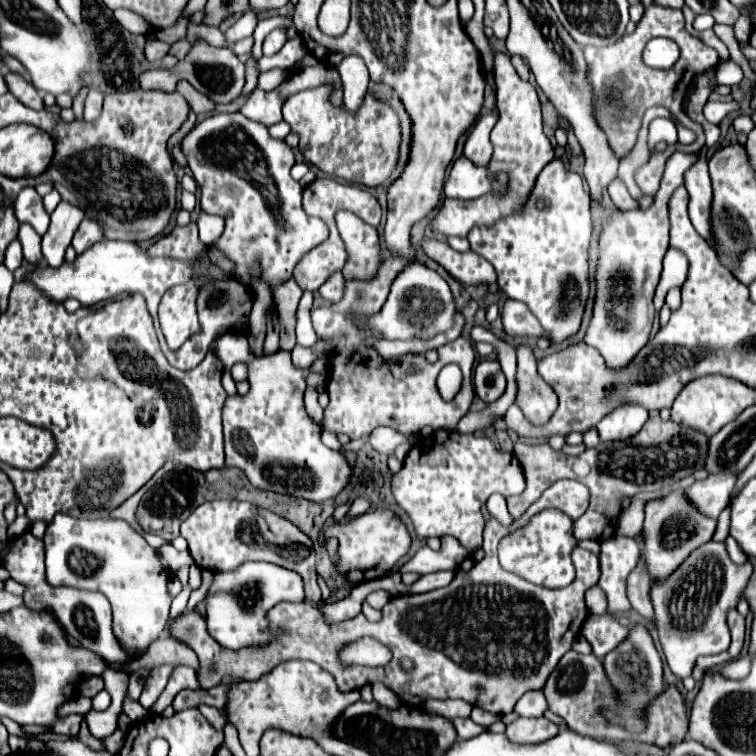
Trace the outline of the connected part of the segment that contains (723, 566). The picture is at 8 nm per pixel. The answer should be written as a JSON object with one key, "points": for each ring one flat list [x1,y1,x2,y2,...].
{"points":[[710,540,684,560,680,570,674,570,672,576,668,576,668,582,660,582,660,586,652,582,650,598,656,614,656,630,666,662,678,678,684,680,692,674,700,654,720,654,728,650,730,630,726,626,726,616,728,610,736,608,750,574,750,564,734,564,726,544]]}

